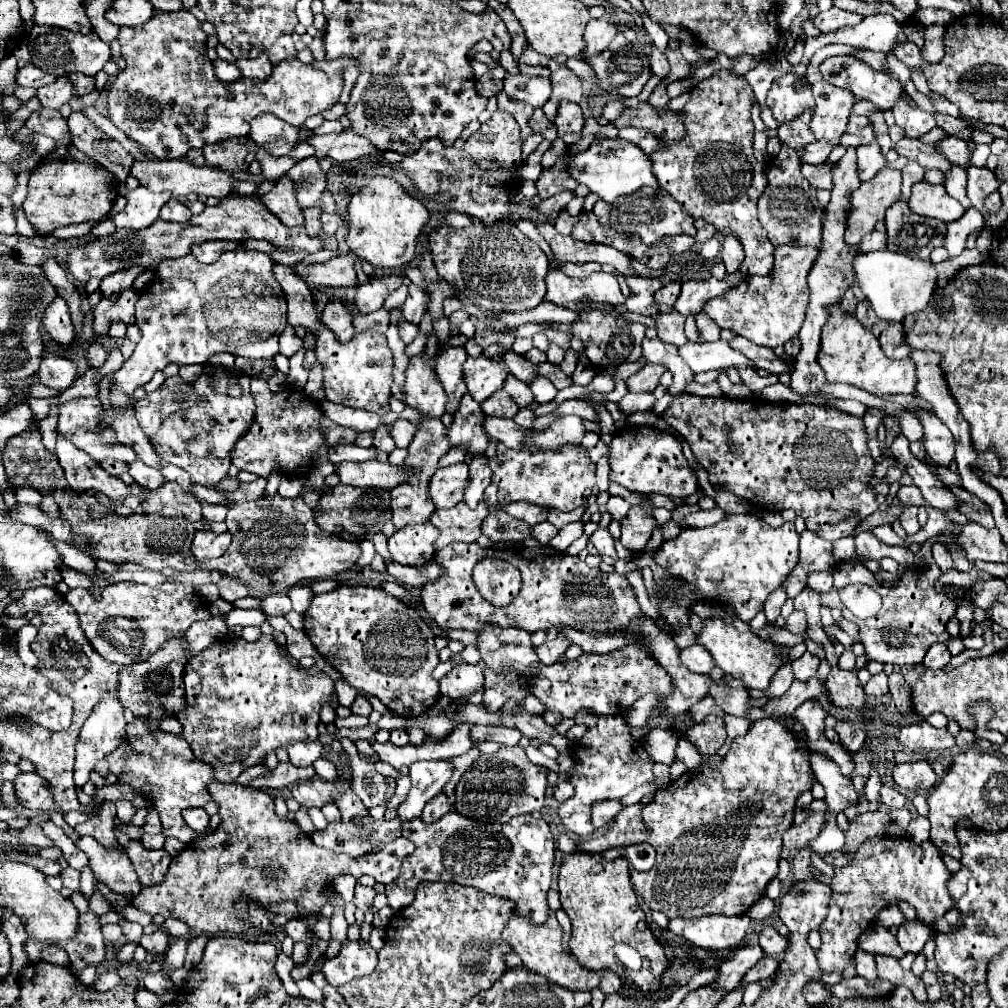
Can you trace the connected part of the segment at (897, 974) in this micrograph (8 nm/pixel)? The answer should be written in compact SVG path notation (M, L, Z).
M875 956L875 962L877 962L877 972L879 972L879 978L881 980L889 980L891 984L903 984L907 986L915 998L919 1000L927 1000L927 992L925 992L925 984L921 978L917 978L913 972L907 972L899 966L899 962L891 956Z

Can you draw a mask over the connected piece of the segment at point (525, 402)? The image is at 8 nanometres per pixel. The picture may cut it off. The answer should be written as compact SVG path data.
M509 374L509 378L507 378L507 382L505 382L505 386L503 386L503 388L511 394L511 398L513 398L519 406L529 406L529 404L531 404L531 400L533 400L529 384L525 384L525 382L517 380L513 374Z

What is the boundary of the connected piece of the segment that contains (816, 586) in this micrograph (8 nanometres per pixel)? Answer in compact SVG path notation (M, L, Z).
M831 572L811 574L807 586L813 588L813 590L817 590L817 592L829 592L833 588L833 576L831 576Z

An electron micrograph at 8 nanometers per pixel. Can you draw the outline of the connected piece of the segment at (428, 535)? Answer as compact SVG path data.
M431 524L405 526L391 536L391 558L403 566L423 570L435 554L433 544L437 538L439 530Z

